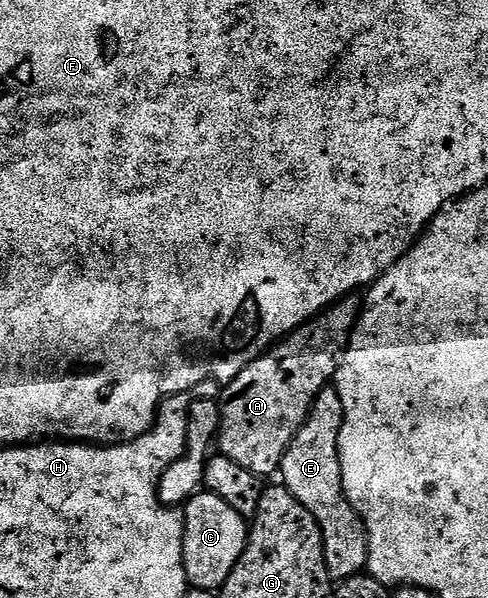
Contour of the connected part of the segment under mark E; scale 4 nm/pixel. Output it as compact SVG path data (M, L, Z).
M333 387L323 389L311 405L307 422L297 431L293 443L285 451L281 481L287 490L317 519L323 536L323 554L332 582L360 576L367 568L367 528L359 512L349 503L341 483L339 436L343 426L341 399Z

